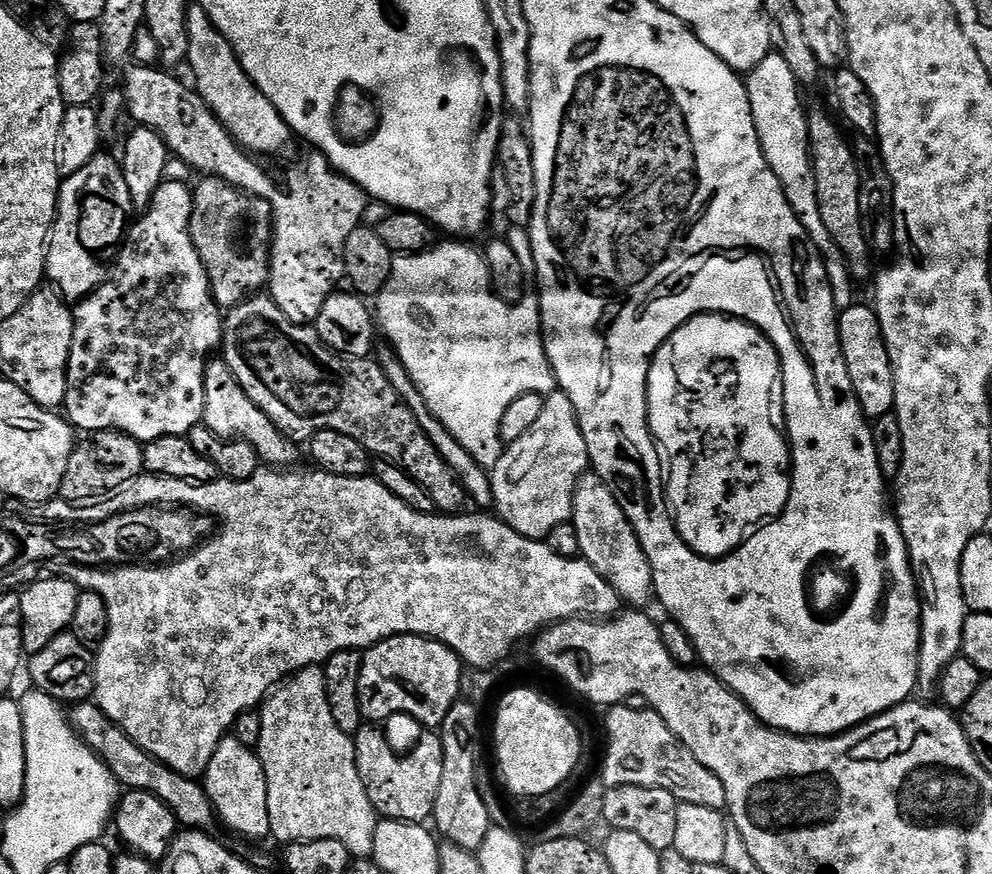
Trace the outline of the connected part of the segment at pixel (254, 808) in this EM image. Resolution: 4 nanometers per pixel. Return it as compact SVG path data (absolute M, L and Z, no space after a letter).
M232 734L225 736L214 750L210 766L206 766L202 783L204 793L216 812L216 819L223 827L225 824L230 831L248 840L264 840L272 836L266 774L262 770L259 755L253 749L238 742Z

